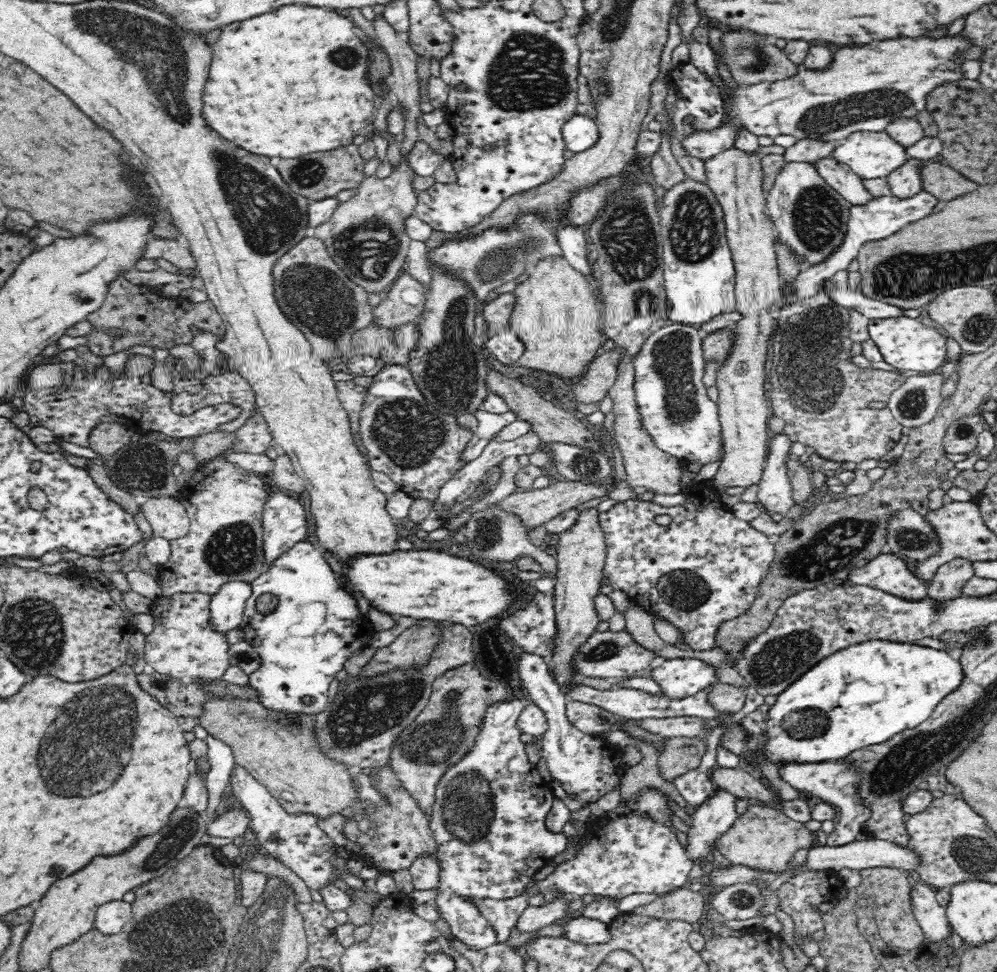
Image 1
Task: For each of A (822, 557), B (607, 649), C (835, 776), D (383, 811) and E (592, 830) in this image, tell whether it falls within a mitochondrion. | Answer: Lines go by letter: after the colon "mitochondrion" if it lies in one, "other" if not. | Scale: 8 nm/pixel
A: mitochondrion
B: mitochondrion
C: other
D: other
E: other

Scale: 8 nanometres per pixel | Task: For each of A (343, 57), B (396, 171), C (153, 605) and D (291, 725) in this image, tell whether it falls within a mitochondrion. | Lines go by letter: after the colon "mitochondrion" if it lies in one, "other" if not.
A: mitochondrion
B: other
C: other
D: mitochondrion

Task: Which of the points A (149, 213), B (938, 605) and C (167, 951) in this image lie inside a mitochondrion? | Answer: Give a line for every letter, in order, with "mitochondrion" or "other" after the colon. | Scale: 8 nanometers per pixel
A: other
B: other
C: mitochondrion

